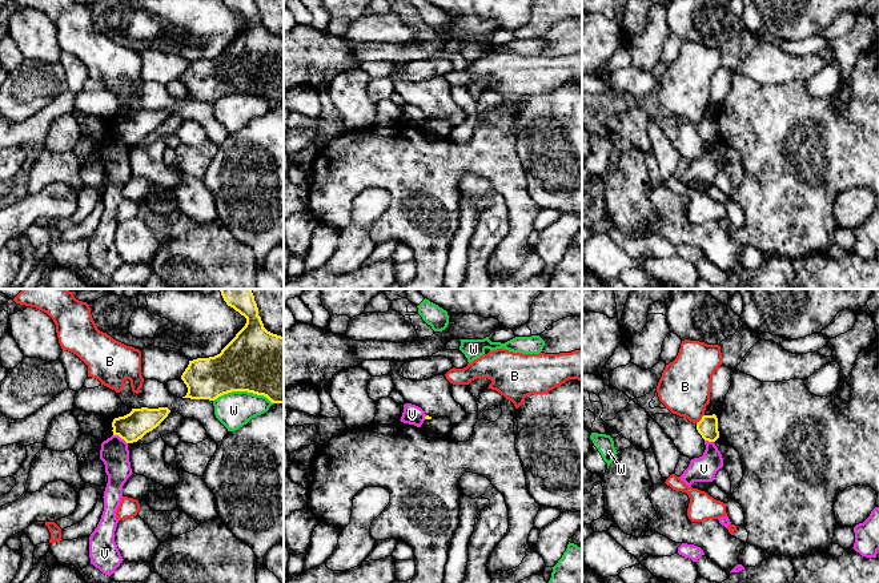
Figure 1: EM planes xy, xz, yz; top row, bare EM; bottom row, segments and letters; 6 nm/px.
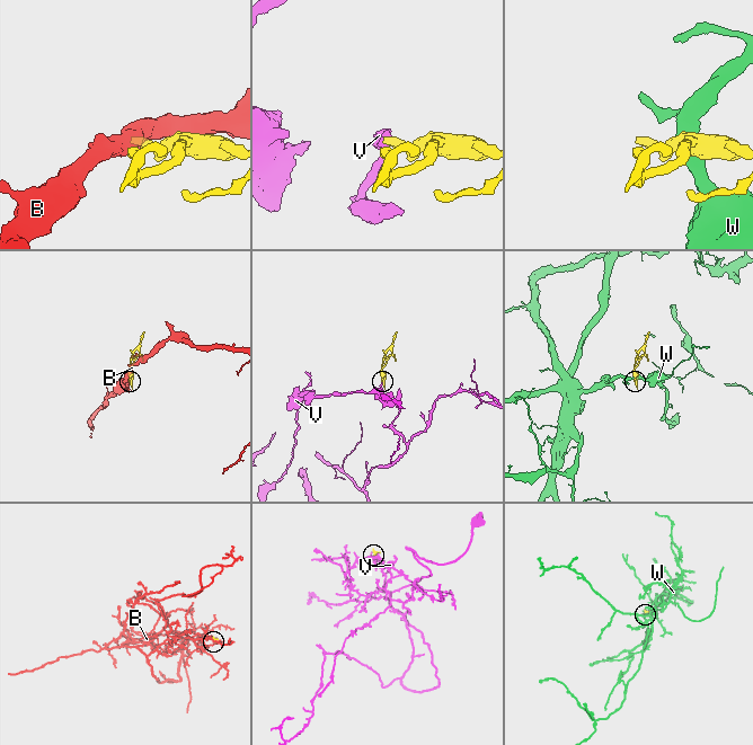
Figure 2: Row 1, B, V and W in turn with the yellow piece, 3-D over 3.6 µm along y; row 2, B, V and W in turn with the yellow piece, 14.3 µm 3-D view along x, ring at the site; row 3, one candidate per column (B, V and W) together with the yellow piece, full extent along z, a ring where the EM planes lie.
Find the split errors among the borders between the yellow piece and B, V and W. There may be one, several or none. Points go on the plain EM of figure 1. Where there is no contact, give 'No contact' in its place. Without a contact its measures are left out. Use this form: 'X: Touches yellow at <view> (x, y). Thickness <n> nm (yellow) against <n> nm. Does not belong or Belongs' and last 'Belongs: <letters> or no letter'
B: Touches yellow at yz (701, 121). Thickness 120 nm (yellow) against 320 nm. Does not belong
V: Touches yellow at xy (120, 139). Thickness 170 nm (yellow) against 170 nm. Does not belong
W: Touches yellow at xy (243, 92). Thickness 380 nm (yellow) against 220 nm. Does not belong
Belongs: no letter

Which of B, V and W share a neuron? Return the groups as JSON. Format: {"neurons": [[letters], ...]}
{"neurons": [["B"], ["V"], ["W"]]}

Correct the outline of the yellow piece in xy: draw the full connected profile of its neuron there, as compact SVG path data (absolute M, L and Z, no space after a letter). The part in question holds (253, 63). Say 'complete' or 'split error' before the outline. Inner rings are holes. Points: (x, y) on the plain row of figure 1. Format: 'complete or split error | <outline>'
complete | M224 0L224 3L244 17L246 25L220 56L189 63L181 77L188 89L182 100L214 102L232 93L248 93L264 97L272 105L284 105L284 39L264 29L254 0Z

